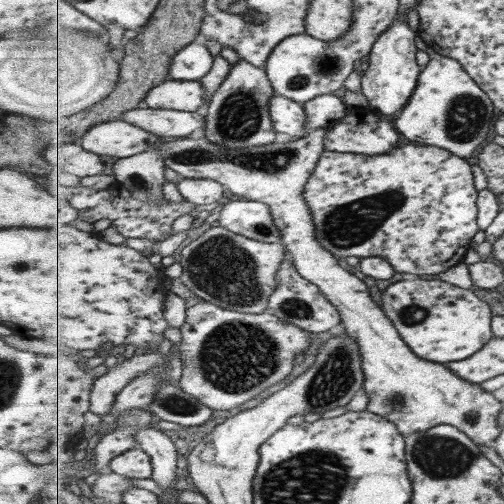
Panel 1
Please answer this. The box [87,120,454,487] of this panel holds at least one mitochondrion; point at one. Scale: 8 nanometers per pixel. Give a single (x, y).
(239, 356)

